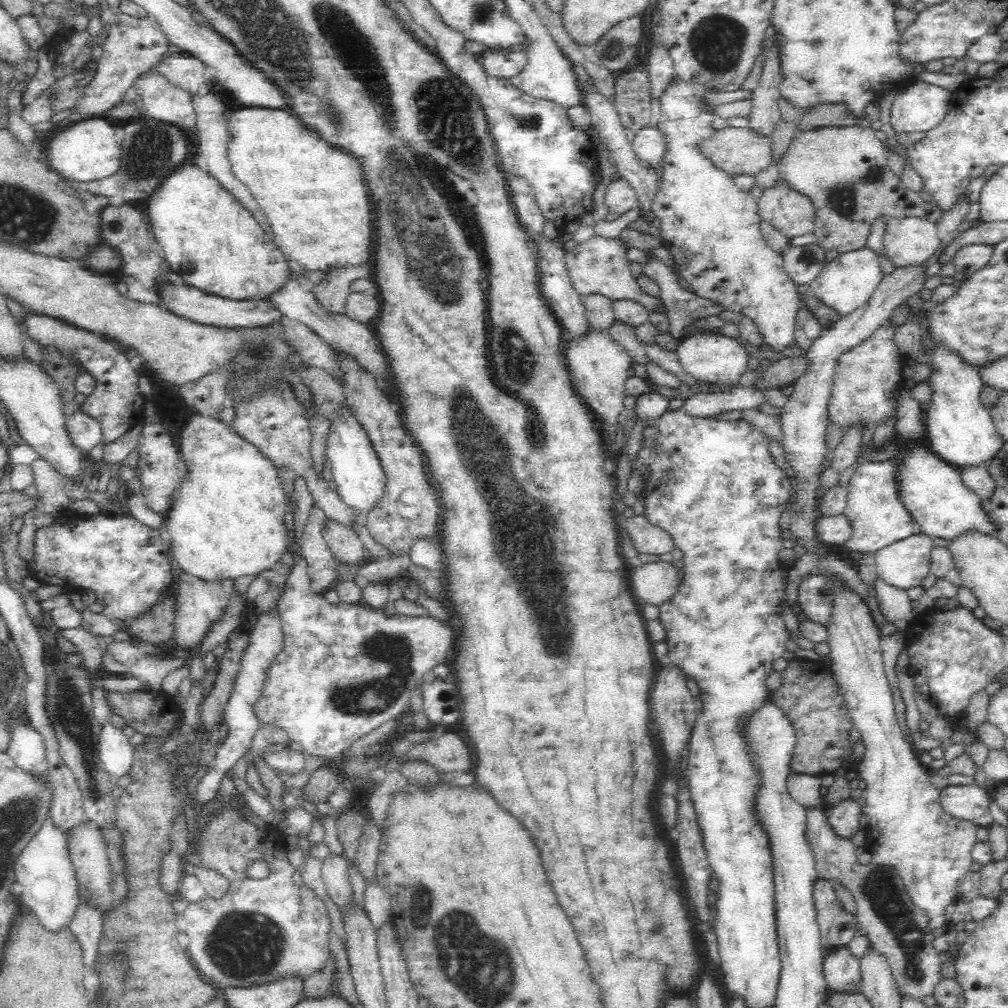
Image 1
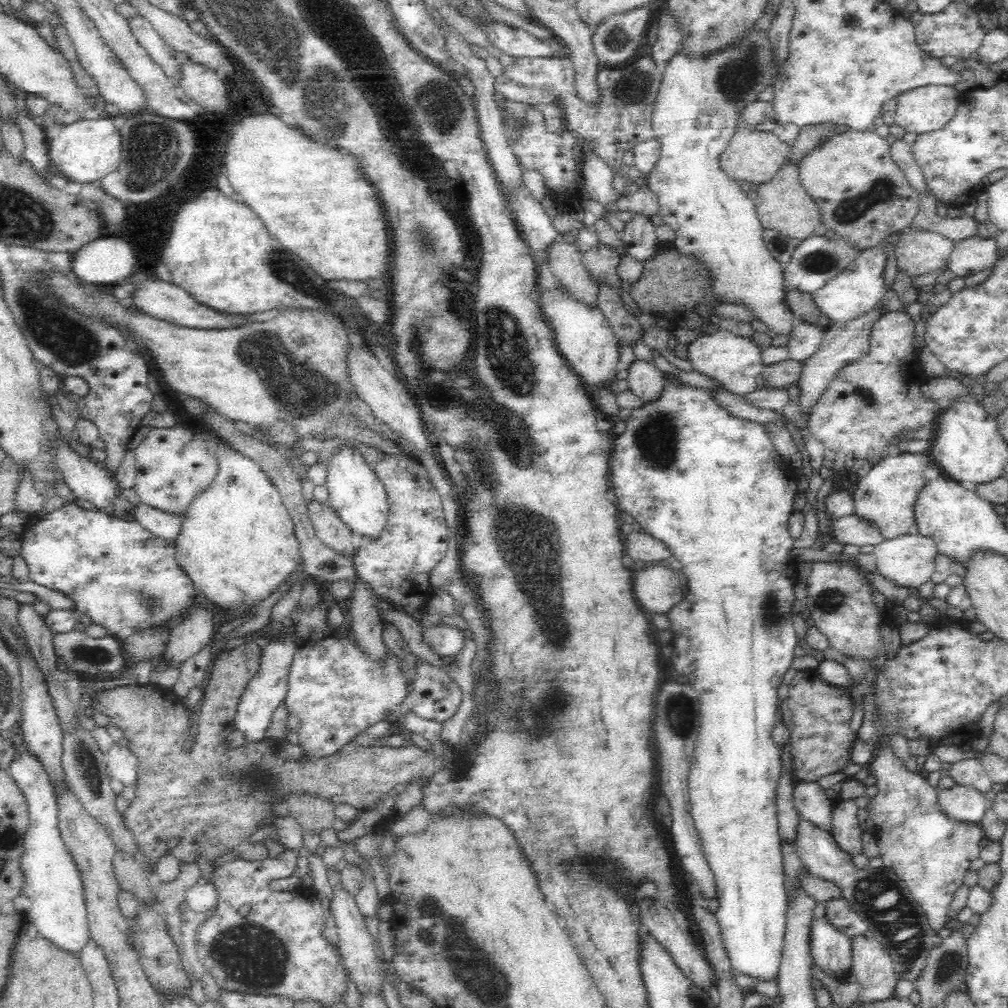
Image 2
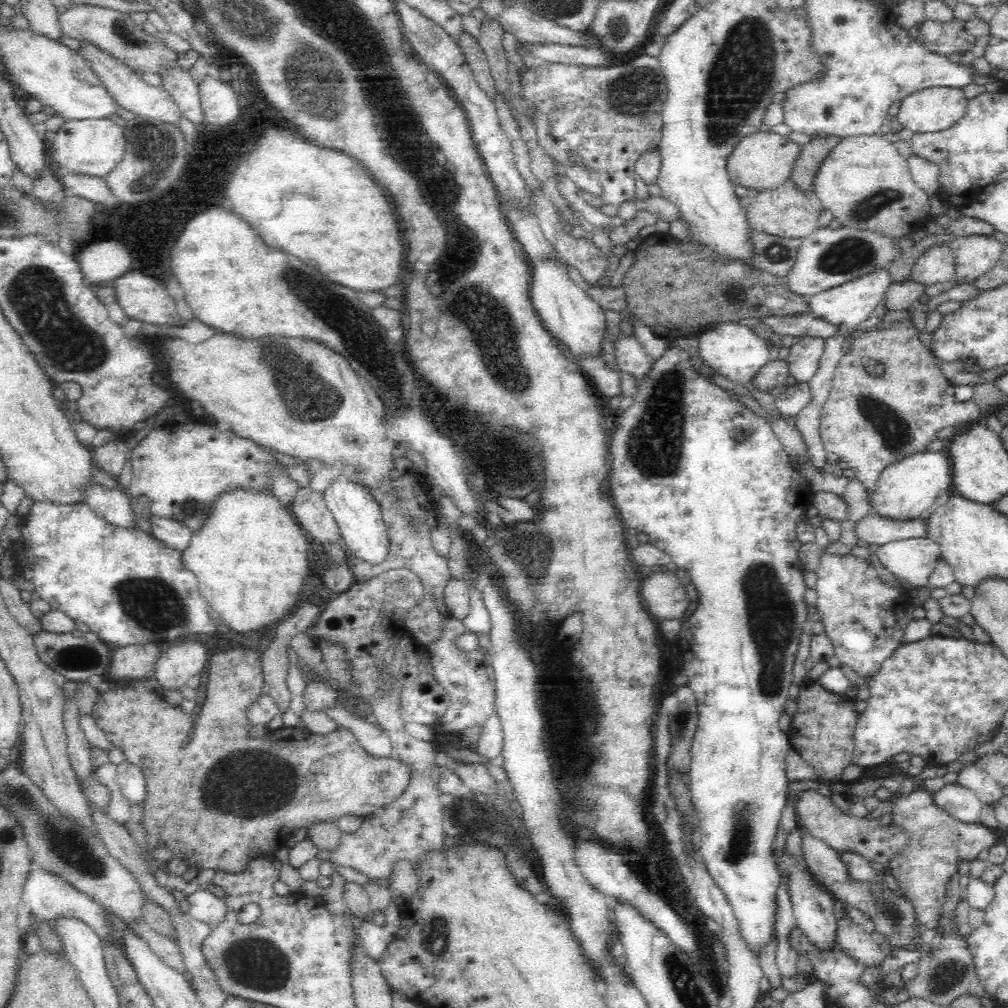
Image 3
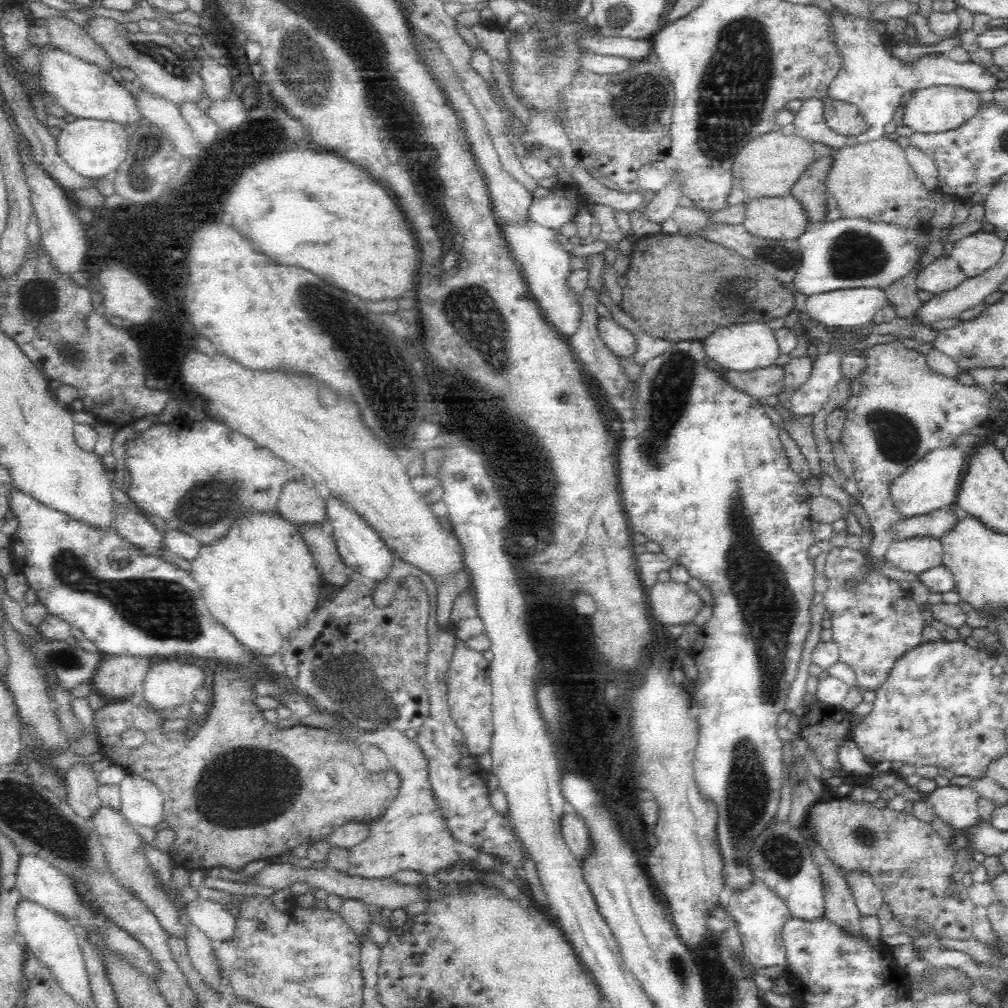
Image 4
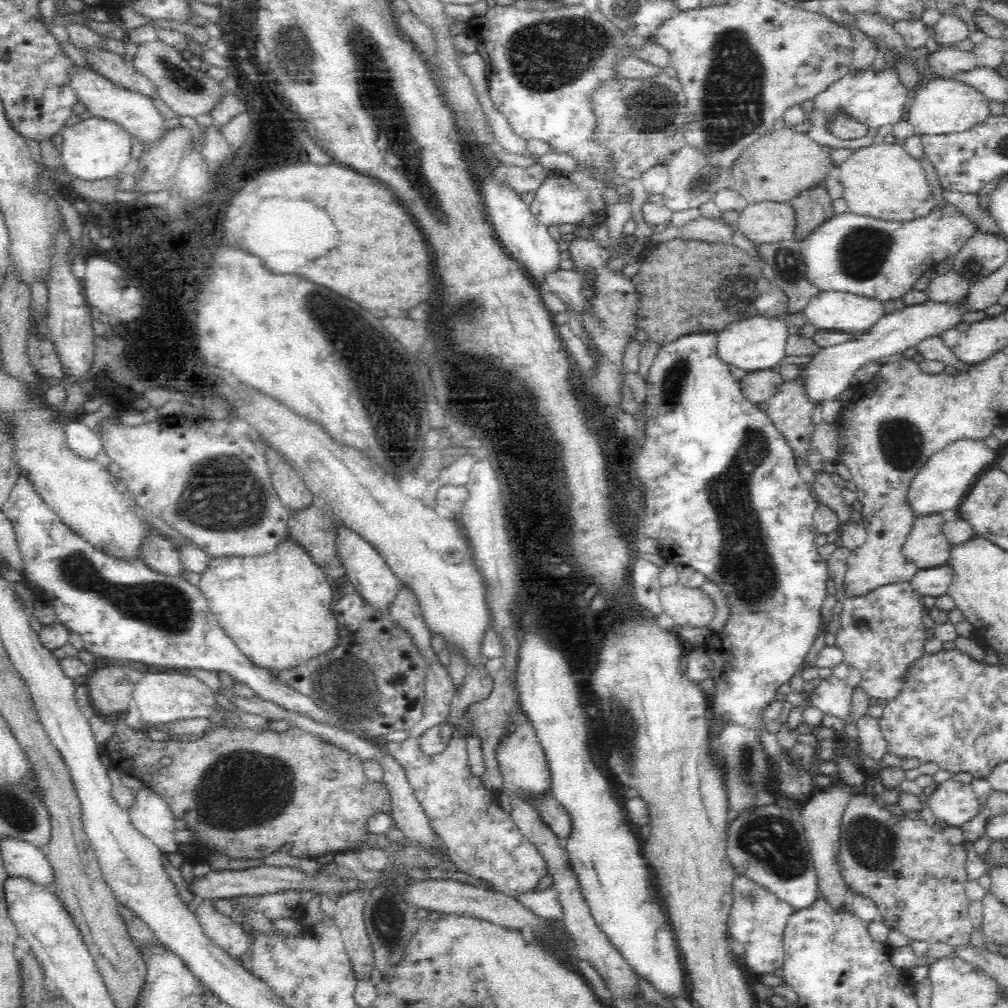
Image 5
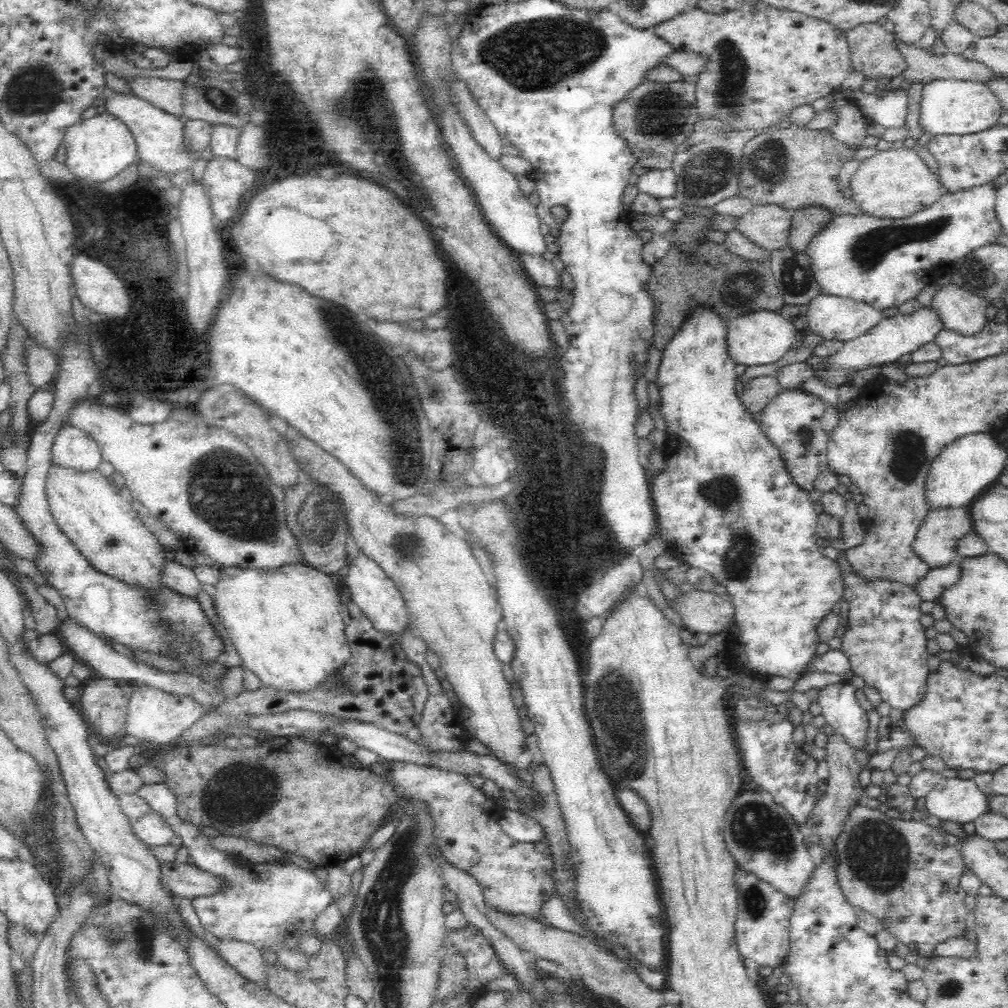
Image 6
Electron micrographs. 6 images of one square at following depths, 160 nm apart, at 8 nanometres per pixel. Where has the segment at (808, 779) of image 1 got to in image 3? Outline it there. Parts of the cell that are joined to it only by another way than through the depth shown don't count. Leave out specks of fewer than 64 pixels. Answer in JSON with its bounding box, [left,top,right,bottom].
[794,789,907,865]

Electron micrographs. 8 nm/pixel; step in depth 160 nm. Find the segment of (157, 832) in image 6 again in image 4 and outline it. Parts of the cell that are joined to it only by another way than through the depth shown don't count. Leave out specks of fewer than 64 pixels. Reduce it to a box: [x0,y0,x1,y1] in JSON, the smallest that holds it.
[118,771,162,828]

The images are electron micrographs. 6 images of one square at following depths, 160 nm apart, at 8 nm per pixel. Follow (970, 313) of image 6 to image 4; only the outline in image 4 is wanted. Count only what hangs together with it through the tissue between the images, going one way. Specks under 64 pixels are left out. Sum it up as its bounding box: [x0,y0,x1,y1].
[916,252,966,294]

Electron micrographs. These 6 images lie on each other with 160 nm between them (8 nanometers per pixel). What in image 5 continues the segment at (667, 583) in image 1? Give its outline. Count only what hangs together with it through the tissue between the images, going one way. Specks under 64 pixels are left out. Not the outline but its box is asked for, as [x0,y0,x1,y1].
[659,582,716,629]

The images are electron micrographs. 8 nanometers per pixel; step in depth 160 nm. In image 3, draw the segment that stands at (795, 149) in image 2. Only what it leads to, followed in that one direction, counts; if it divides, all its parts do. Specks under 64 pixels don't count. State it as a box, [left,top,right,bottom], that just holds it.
[791,133,840,194]

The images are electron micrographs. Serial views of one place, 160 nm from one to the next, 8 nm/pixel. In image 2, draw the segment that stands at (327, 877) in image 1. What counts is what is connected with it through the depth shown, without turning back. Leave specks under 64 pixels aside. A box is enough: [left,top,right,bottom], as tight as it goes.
[327,867,382,994]

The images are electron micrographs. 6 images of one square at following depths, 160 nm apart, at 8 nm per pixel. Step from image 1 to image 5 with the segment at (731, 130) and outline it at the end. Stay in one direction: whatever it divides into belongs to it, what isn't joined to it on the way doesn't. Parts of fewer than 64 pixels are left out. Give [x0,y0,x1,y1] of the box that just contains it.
[730,128,834,205]

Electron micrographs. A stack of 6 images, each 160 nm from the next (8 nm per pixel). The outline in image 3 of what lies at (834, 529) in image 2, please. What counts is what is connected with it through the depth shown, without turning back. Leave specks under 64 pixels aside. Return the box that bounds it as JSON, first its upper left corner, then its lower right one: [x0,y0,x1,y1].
[852,515,926,546]

